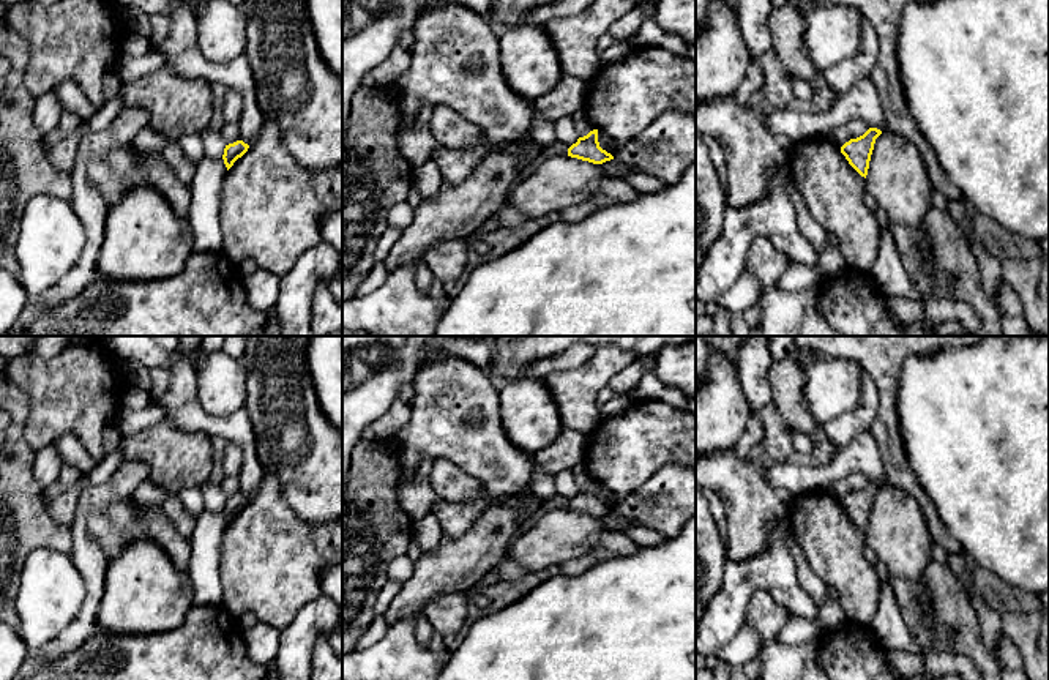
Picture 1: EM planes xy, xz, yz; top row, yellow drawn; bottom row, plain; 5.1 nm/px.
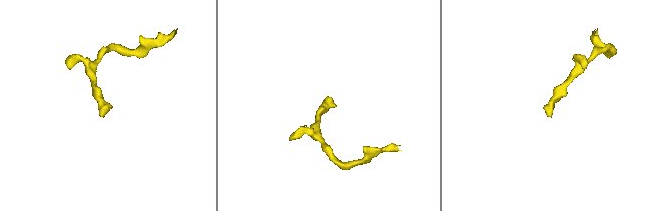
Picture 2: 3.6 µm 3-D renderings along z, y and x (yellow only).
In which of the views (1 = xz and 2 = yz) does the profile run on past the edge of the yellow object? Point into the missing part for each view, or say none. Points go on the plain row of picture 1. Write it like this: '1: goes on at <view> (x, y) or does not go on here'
1: does not go on here
2: does not go on here

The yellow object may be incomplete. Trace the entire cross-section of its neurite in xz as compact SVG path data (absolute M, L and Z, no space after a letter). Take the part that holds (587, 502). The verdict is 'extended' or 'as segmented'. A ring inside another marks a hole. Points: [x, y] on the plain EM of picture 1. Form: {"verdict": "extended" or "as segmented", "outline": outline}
{"verdict": "as segmented", "outline": "M593 483L587 489L579 491L577 495L568 502L568 510L593 517L603 517L614 513L610 506L599 500L598 483Z"}

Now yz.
{"verdict": "as segmented", "outline": "M869 481L863 489L850 492L841 500L841 506L849 517L866 532L875 492L882 488L877 481Z"}

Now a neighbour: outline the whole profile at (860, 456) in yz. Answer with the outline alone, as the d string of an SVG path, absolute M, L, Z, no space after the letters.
M871 431L860 432L828 465L809 465L803 459L773 462L767 470L770 484L792 495L828 489L850 473L863 473L869 481L887 484L885 470Z

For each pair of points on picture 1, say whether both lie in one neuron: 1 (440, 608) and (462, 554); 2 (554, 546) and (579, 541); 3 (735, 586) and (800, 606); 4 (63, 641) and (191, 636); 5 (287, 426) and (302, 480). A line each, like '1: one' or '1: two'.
1: two
2: one
3: one
4: two
5: one

